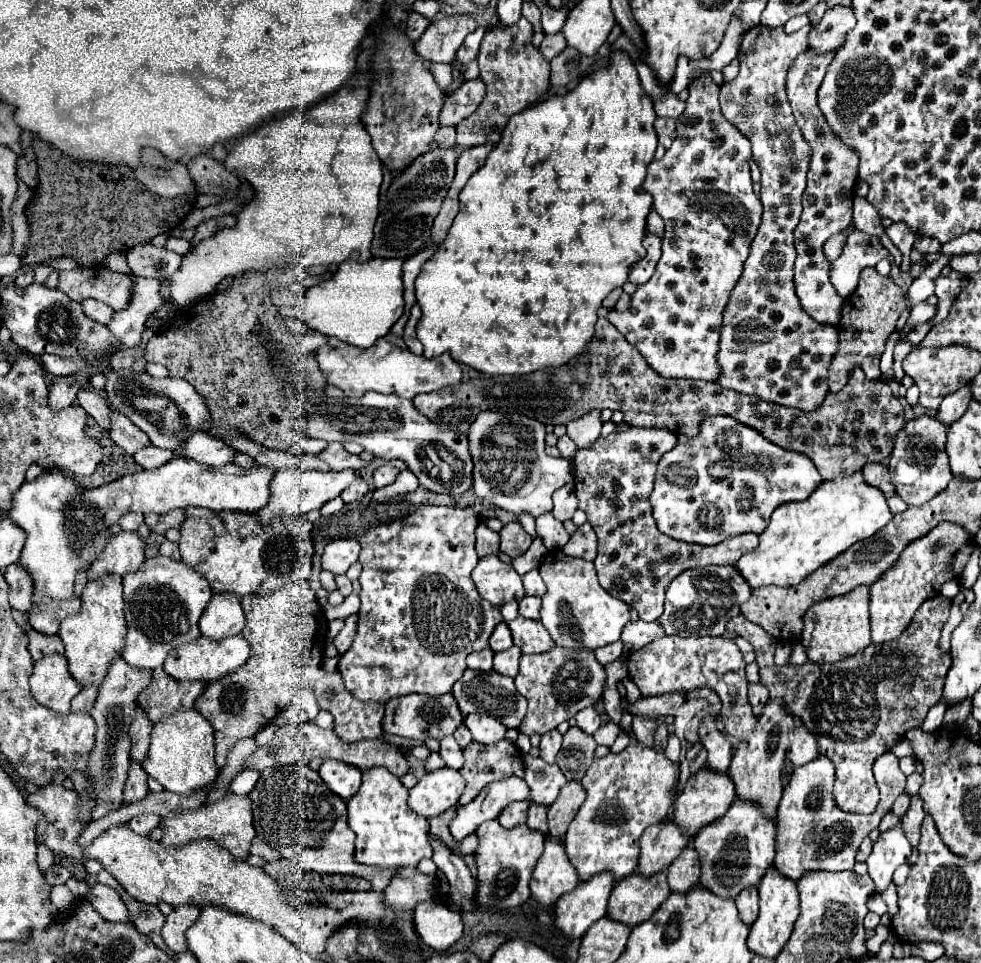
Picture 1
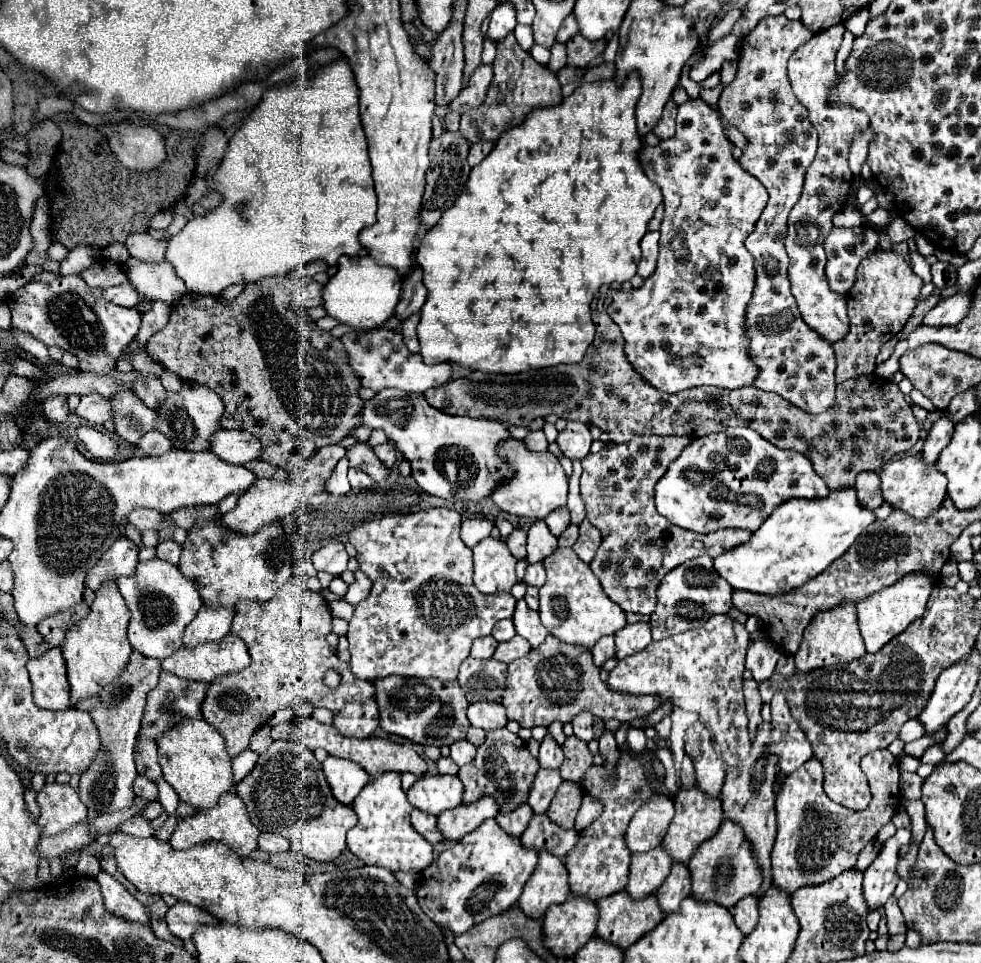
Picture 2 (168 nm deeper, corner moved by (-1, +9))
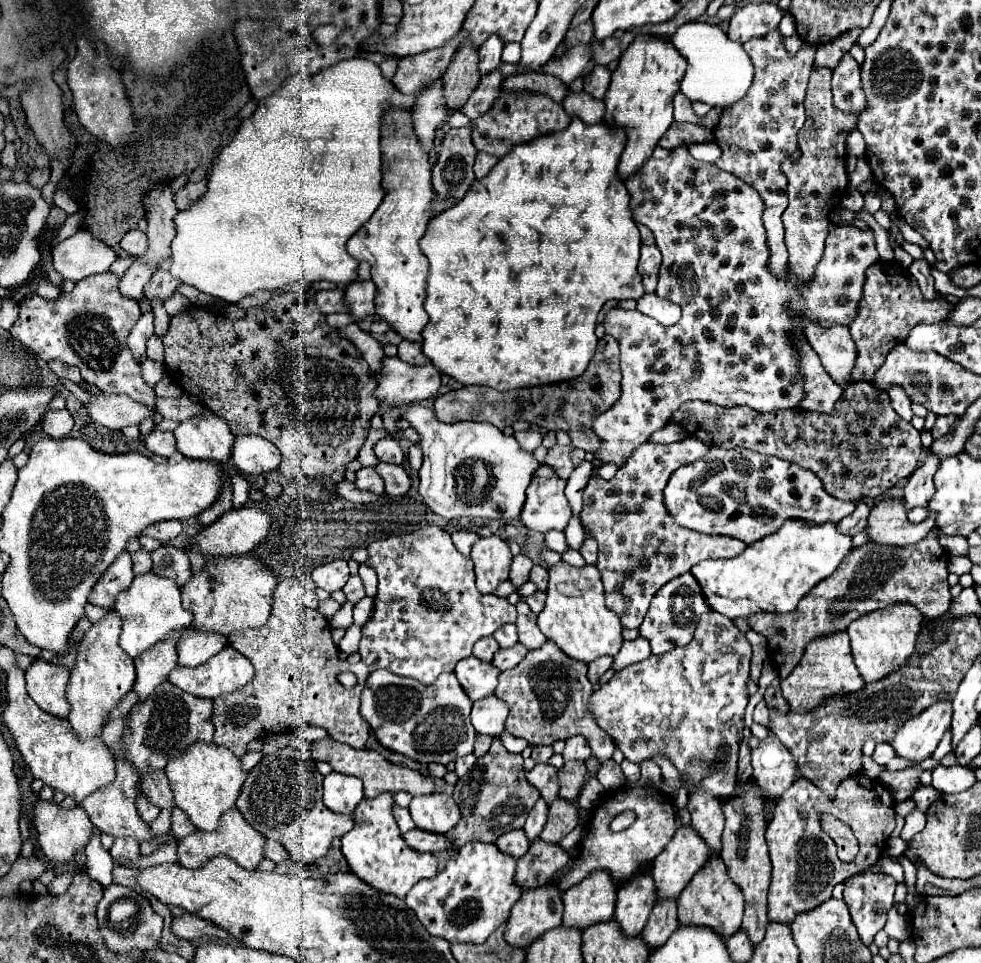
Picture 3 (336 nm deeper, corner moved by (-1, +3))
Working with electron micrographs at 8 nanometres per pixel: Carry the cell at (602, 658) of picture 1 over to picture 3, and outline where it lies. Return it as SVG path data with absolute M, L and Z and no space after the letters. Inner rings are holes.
M609 655L591 661L591 663L589 663L589 673L587 673L589 681L591 681L591 683L597 683L599 677L601 677L607 669L611 669L611 663L613 663L613 657L609 657Z

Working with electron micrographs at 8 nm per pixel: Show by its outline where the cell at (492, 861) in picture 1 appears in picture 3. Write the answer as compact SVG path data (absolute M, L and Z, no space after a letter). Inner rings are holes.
M469 841L467 845L459 847L459 851L447 861L445 869L439 871L435 877L419 881L405 897L405 903L417 913L417 919L425 925L425 929L435 935L443 937L449 943L483 943L499 925L509 919L511 907L521 897L523 889L515 885L515 859L507 857L507 853L499 853L497 845L487 845L483 841Z

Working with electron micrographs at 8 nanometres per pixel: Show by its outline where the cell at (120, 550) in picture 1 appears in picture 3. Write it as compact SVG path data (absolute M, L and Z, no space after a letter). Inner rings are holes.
M123 551L119 553L119 557L109 565L107 573L103 573L103 577L95 583L95 587L89 593L89 603L111 609L115 605L115 597L117 593L125 591L131 581L133 581L135 573L133 573L133 561L131 561L131 553Z

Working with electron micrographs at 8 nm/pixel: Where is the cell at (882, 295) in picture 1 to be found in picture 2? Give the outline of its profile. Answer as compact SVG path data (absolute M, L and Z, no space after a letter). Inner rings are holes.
M873 251L857 269L857 279L853 289L847 293L847 311L851 317L851 331L845 339L833 345L837 357L837 383L843 383L851 377L871 375L875 371L875 357L883 343L895 337L907 319L911 317L917 299L921 297L923 281L917 277L903 255L895 251Z

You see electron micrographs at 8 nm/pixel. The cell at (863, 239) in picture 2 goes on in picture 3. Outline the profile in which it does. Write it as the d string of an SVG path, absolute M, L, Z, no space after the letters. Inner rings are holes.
M689 143L687 145L679 145L675 149L669 151L669 155L665 159L647 159L643 163L643 167L633 173L627 181L625 181L627 191L631 193L631 199L635 203L635 221L647 225L653 235L655 235L655 245L659 247L661 255L663 255L663 263L661 263L661 271L659 271L659 283L657 283L657 295L669 299L671 303L677 303L683 309L681 321L677 325L665 327L661 323L657 323L655 319L651 319L649 315L643 315L641 311L633 309L633 311L625 311L619 307L613 307L611 311L607 311L605 315L605 331L607 335L615 337L619 341L619 349L621 349L621 397L619 401L605 413L601 413L599 417L595 417L593 421L593 431L605 441L603 447L599 451L595 451L595 457L601 459L603 463L615 463L615 465L623 465L627 461L627 457L631 455L631 451L643 443L647 443L649 435L659 431L663 425L667 425L667 421L671 419L671 413L679 409L681 403L689 401L689 399L699 399L699 401L707 401L707 403L719 403L721 407L735 407L735 405L747 405L759 413L765 411L775 411L775 409L793 409L799 405L799 401L803 399L803 379L797 373L797 357L795 357L795 349L791 339L787 337L787 333L791 331L791 323L787 321L789 313L799 315L801 319L809 317L809 319L817 319L821 325L831 327L835 323L839 325L849 325L857 313L857 303L861 299L861 291L863 291L863 283L865 283L865 269L873 263L879 261L879 253L875 247L875 239L871 231L861 231L853 225L847 227L837 227L831 225L831 233L825 241L825 257L821 259L821 263L815 269L815 277L811 281L809 287L801 287L801 285L793 285L793 275L787 271L789 281L783 281L779 277L775 277L769 269L767 269L767 245L765 245L765 229L761 223L761 213L763 213L763 201L759 197L759 193L755 193L755 189L751 189L751 185L739 181L735 175L721 171L717 165L713 163L705 163L705 161L697 161L691 157L689 153Z

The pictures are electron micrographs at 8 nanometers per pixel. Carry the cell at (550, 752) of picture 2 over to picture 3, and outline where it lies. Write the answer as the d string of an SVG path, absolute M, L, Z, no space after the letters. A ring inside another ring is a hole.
M537 763L529 773L527 773L527 781L531 781L531 785L535 785L541 791L541 797L551 803L557 797L559 791L559 781L557 781L557 769L549 763Z

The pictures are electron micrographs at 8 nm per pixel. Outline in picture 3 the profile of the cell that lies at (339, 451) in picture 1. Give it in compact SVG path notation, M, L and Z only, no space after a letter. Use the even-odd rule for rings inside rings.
M377 463L375 471L383 477L385 481L385 493L391 497L405 495L411 487L411 479L407 471L401 465L389 465L389 463Z

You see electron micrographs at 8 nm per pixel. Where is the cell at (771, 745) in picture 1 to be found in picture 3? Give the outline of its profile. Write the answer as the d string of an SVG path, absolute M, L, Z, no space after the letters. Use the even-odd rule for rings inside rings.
M747 781L747 785L741 785L741 795L729 797L723 801L723 813L725 813L725 831L721 837L721 857L729 867L731 879L741 887L745 895L745 917L741 929L749 933L749 939L753 945L757 945L767 929L767 891L771 883L771 861L769 861L769 849L765 841L765 811L763 811L763 797L759 793L759 787L755 787L755 781Z

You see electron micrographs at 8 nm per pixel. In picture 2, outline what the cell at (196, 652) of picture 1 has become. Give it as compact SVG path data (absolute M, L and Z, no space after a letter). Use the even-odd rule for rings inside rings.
M227 635L225 639L221 641L215 641L215 643L203 643L199 647L181 647L179 651L175 651L175 655L169 655L167 659L161 661L161 667L177 677L183 677L183 679L189 679L189 681L203 681L203 683L211 683L215 681L217 677L221 675L231 675L231 673L237 673L237 671L243 671L247 665L251 663L251 657L249 657L249 651L245 647L245 643L235 637L235 635Z

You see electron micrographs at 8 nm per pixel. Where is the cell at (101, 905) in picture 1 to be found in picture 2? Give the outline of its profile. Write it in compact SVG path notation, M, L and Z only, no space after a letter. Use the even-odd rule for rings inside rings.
M101 871L97 875L97 881L101 885L103 897L105 897L105 909L113 913L115 917L135 921L141 925L149 925L149 911L143 903L139 903L117 879L113 879L109 873Z

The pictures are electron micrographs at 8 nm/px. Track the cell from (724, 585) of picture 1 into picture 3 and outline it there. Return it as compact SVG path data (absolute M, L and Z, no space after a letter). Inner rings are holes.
M683 573L671 579L655 593L655 597L651 599L651 607L645 615L645 621L639 627L639 633L651 643L651 651L655 655L661 655L679 645L687 645L693 639L695 625L699 623L699 617L703 613L711 613L711 607L707 605L707 599L703 599L703 591L699 589L695 577L691 577L691 573Z

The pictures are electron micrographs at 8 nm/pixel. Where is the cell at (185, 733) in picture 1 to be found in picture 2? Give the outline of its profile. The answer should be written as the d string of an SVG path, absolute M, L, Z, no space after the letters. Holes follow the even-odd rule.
M205 719L183 721L171 731L165 731L159 745L159 765L163 769L165 781L177 791L179 799L193 805L199 811L211 809L217 805L219 797L233 787L233 769L231 757L225 749L225 739L205 723Z

